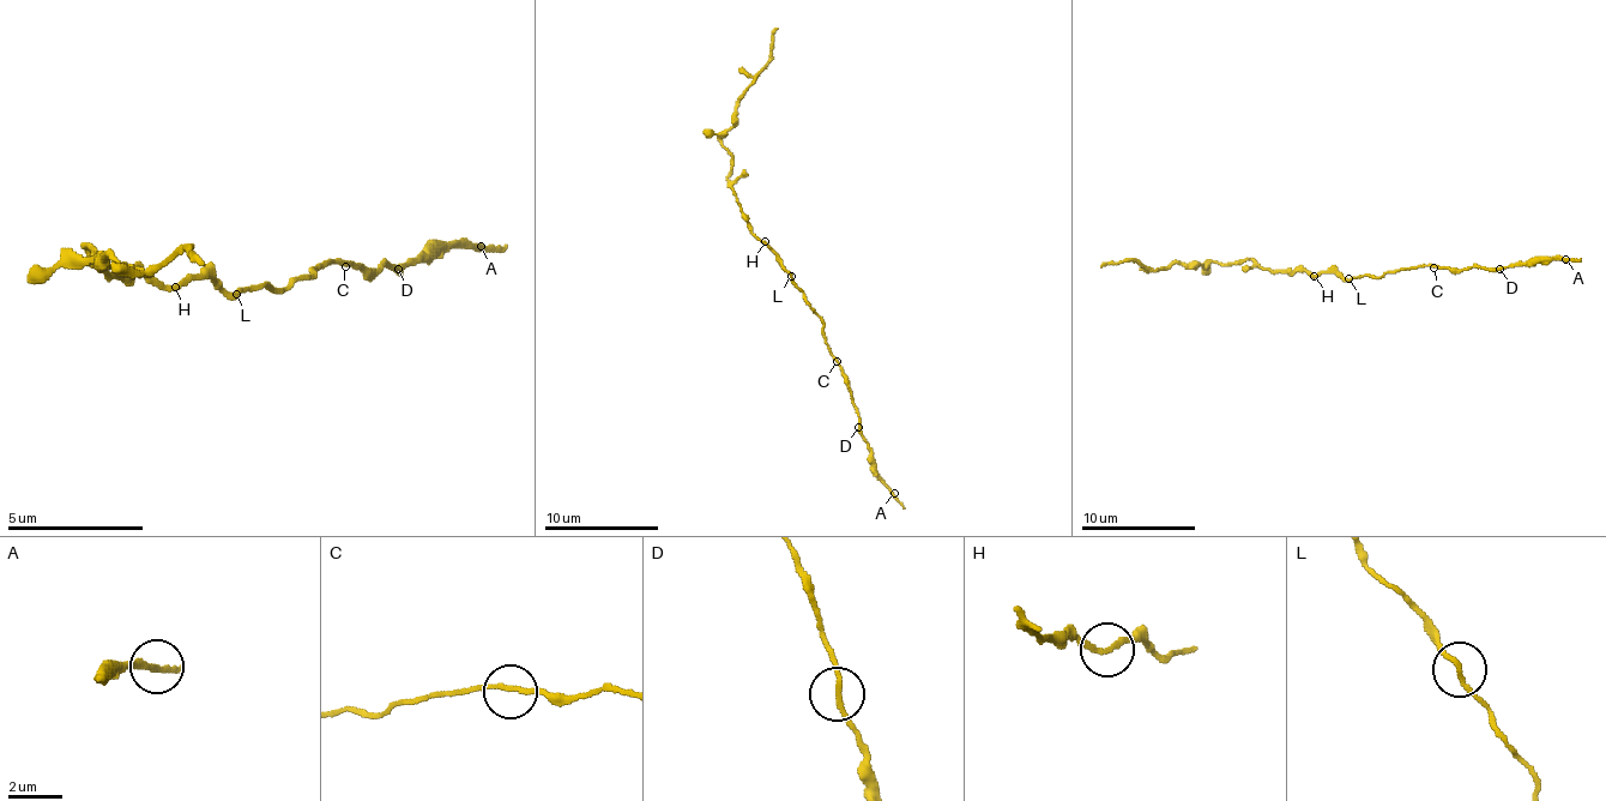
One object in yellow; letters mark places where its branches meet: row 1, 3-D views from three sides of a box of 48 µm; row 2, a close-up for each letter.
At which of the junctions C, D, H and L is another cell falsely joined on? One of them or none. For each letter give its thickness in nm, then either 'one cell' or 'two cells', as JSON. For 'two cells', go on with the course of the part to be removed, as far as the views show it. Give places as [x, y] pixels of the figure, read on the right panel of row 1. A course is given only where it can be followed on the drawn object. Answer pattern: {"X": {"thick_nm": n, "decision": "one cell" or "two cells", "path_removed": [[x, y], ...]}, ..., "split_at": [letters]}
{"C": {"thick_nm": 170, "decision": "one cell"}, "D": {"thick_nm": 180, "decision": "two cells", "path_removed": [[1499, 267], [1580, 259]]}, "H": {"thick_nm": 170, "decision": "one cell"}, "L": {"thick_nm": 170, "decision": "one cell"}, "split_at": ["D"]}

